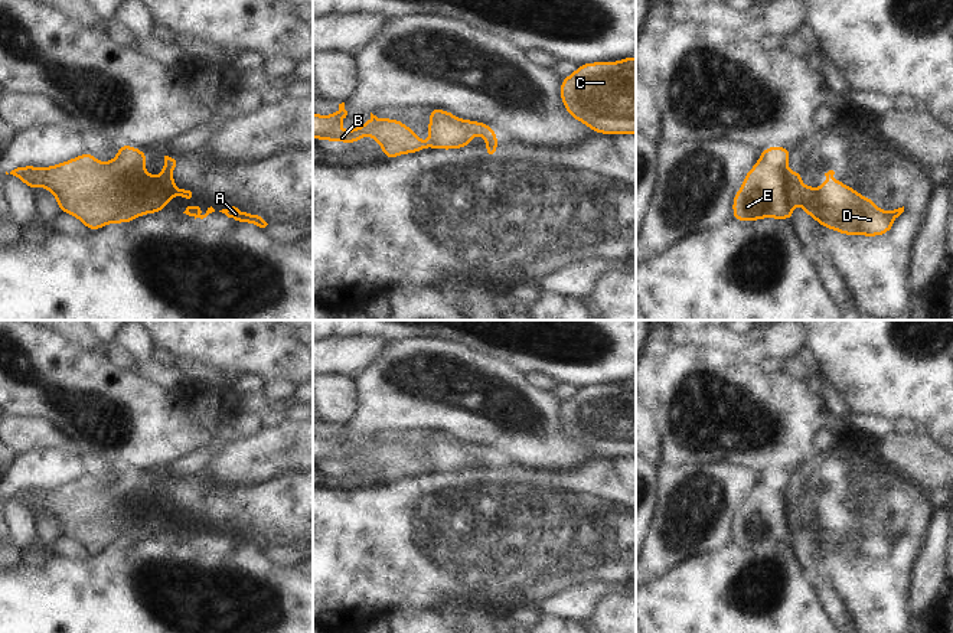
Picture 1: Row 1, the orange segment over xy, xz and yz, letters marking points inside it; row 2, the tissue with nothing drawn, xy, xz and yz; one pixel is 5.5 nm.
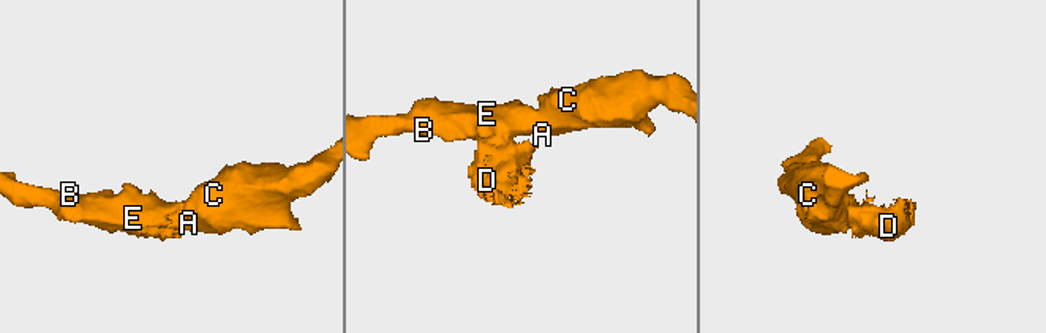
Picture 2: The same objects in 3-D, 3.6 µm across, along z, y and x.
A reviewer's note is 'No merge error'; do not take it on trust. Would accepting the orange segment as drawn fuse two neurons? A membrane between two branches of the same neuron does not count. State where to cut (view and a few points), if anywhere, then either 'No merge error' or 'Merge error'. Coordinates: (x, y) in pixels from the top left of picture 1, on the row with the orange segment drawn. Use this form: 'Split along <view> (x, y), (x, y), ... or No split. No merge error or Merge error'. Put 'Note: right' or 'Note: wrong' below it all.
Split along xy (144, 153), (124, 172), (124, 182), (162, 211). Merge error.
Note: wrong

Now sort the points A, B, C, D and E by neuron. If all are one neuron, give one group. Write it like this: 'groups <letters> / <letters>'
groups A B C E / D

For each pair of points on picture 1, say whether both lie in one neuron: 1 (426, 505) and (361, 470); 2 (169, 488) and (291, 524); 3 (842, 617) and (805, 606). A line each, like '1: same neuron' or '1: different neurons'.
1: different neurons
2: same neuron
3: different neurons

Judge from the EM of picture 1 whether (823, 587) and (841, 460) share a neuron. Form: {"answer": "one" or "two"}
{"answer": "two"}

